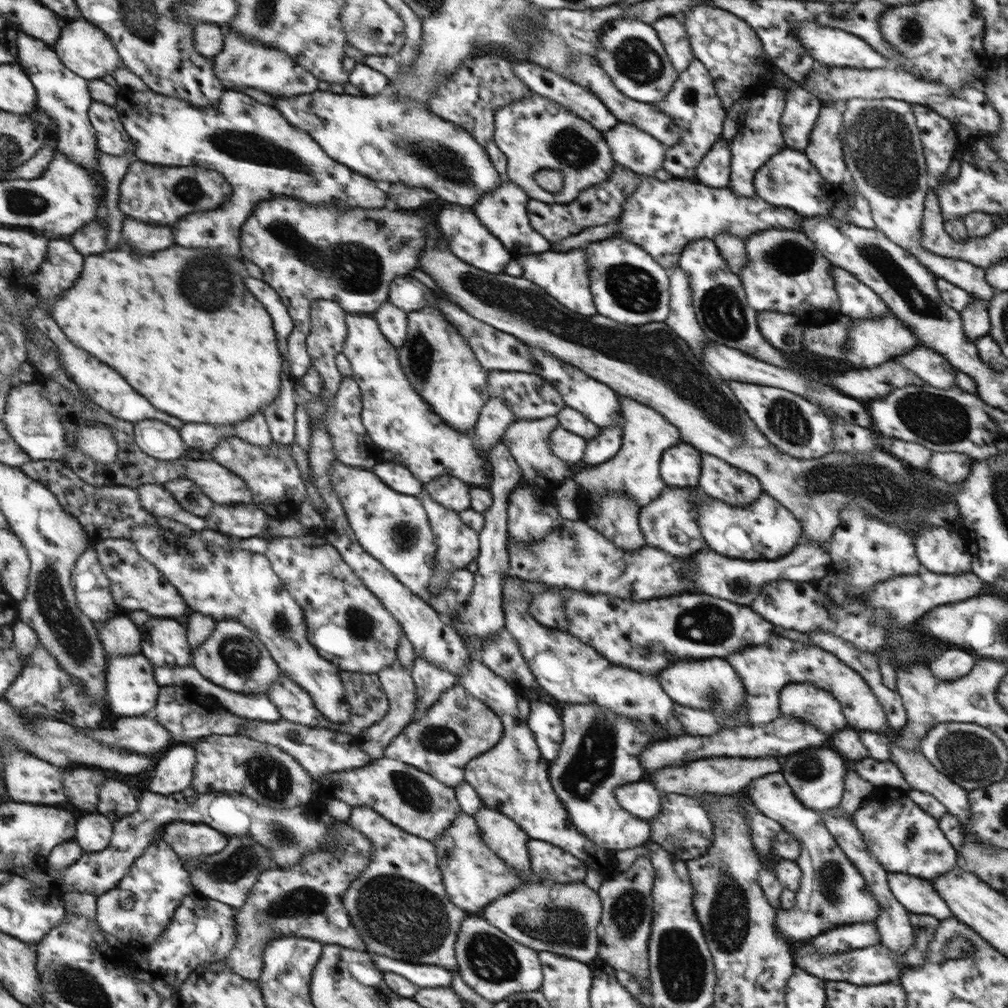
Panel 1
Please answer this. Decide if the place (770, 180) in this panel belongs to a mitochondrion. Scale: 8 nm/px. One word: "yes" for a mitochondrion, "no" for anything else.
yes

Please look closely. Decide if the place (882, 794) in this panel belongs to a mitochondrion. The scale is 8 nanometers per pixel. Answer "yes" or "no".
no

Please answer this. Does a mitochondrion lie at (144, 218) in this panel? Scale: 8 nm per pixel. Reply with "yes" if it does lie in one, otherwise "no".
no

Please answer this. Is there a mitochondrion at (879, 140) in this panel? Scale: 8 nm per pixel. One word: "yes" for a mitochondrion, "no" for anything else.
yes

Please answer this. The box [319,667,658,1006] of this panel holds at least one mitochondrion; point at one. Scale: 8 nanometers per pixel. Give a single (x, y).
(406, 917)

